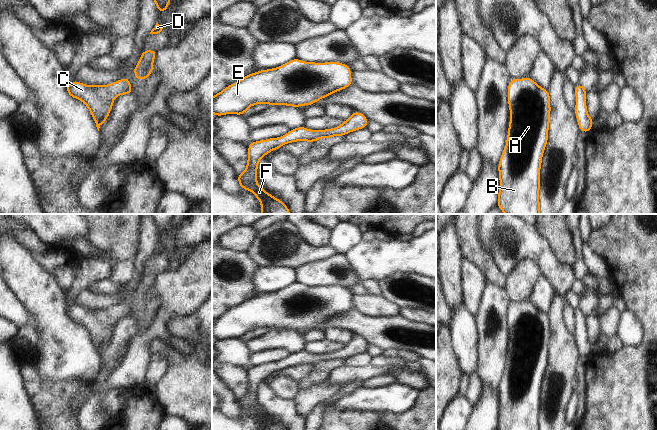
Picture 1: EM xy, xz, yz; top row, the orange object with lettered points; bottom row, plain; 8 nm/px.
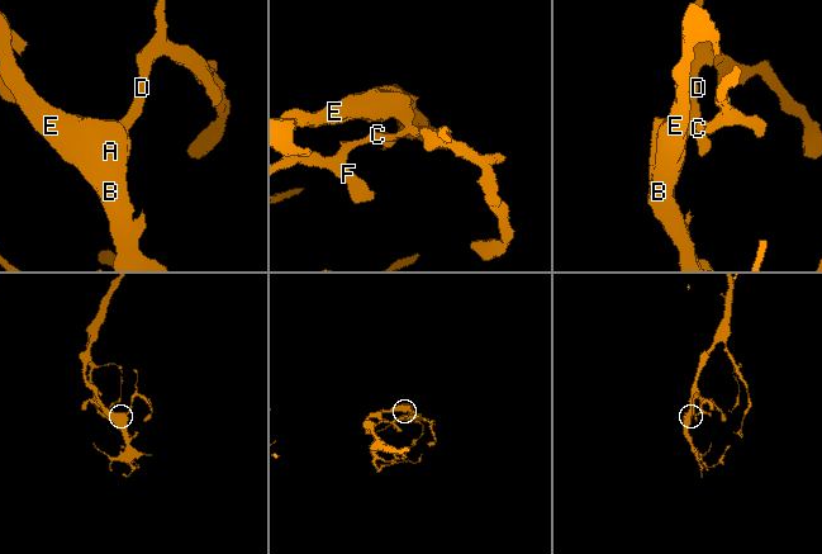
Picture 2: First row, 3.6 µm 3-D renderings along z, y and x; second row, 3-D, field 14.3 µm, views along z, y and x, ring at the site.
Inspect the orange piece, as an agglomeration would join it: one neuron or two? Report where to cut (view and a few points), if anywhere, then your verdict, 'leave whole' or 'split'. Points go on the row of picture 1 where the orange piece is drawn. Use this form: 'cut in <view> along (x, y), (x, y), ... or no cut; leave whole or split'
no cut; leave whole

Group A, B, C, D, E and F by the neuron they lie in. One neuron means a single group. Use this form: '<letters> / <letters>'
A B C D E F

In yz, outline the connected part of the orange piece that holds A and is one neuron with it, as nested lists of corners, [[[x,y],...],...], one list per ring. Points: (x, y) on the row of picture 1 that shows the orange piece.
[[[531,77],[511,79],[508,84],[510,122],[506,147],[499,164],[498,204],[505,214],[540,214],[539,190],[542,156],[548,142],[550,94]]]

